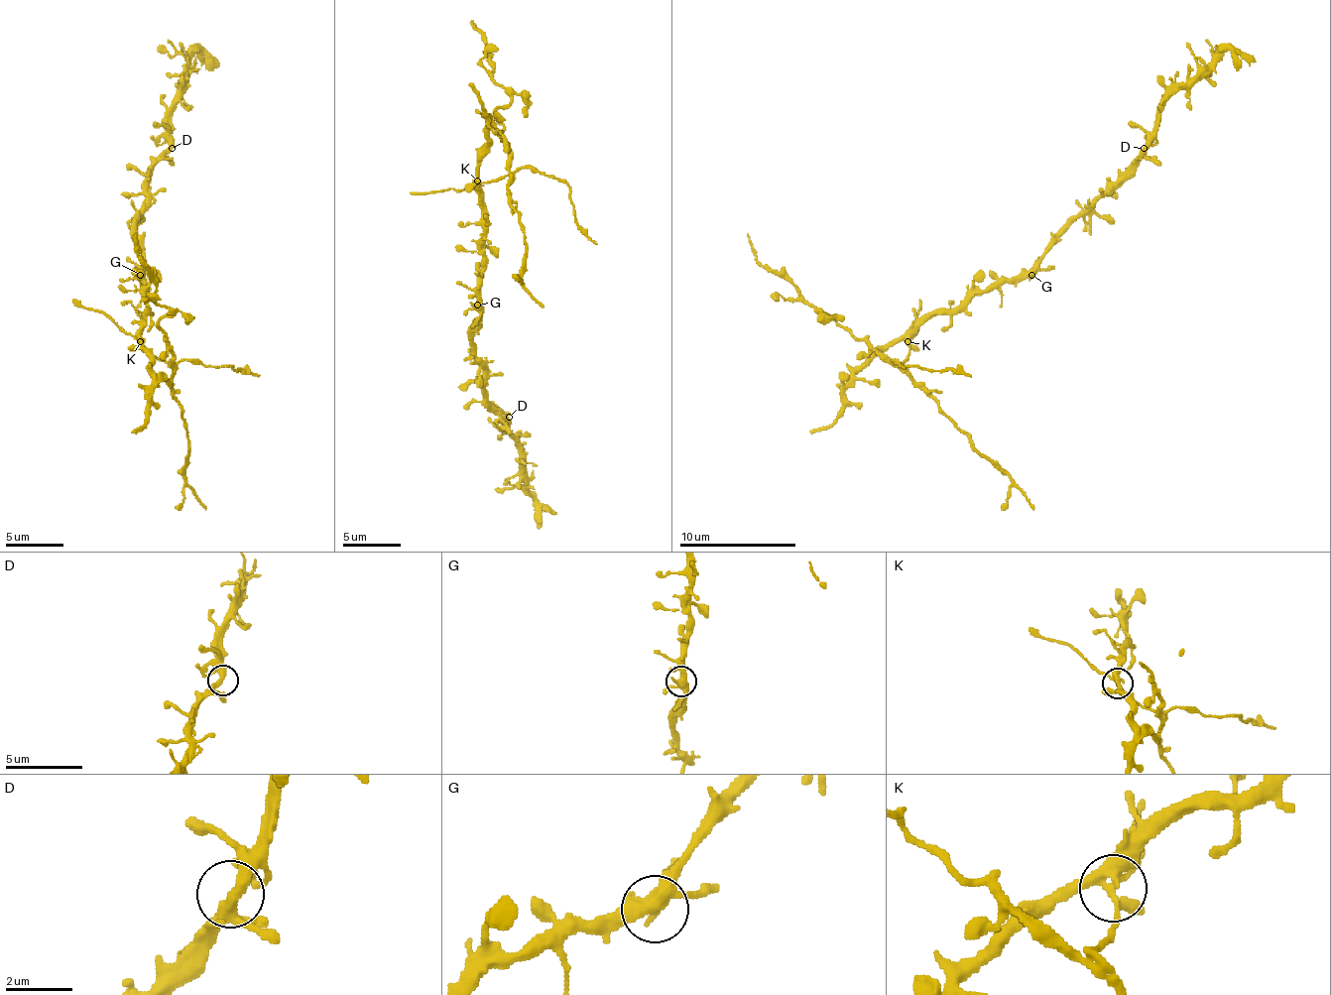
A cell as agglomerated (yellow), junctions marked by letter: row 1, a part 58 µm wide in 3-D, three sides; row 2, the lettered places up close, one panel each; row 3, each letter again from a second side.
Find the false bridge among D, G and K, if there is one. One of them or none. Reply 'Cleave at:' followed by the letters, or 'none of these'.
Cleave at: K

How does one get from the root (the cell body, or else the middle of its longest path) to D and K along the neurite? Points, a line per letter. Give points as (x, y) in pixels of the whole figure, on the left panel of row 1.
D: (145, 283), (142, 280), (142, 238), (136, 233), (136, 212), (145, 200), (145, 175), (172, 148)
K: (145, 283), (148, 314), (139, 340)

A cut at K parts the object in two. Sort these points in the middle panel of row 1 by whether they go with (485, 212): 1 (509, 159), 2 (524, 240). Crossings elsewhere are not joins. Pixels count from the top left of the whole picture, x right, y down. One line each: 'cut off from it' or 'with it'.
1: cut off from it
2: cut off from it

